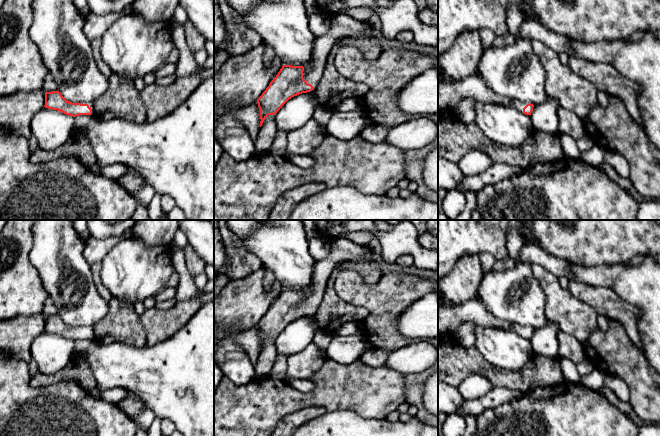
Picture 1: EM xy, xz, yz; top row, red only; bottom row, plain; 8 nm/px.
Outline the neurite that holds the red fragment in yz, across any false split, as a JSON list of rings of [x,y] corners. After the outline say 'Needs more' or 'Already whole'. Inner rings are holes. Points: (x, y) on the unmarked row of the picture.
[[[470,300],[460,304],[450,304],[438,307],[438,333],[454,335],[462,321],[470,320],[479,326],[512,330],[518,335],[531,340],[534,329],[510,323],[503,318],[492,315],[487,308],[477,300]]]. Needs more

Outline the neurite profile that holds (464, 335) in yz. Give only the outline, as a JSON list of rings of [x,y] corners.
[[[462,321],[454,334],[455,340],[465,348],[474,346],[474,328],[475,324],[472,321]]]

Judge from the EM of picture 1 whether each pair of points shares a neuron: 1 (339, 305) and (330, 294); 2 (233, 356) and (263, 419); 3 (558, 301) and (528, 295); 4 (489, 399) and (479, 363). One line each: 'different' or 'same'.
1: same
2: different
3: different
4: different

